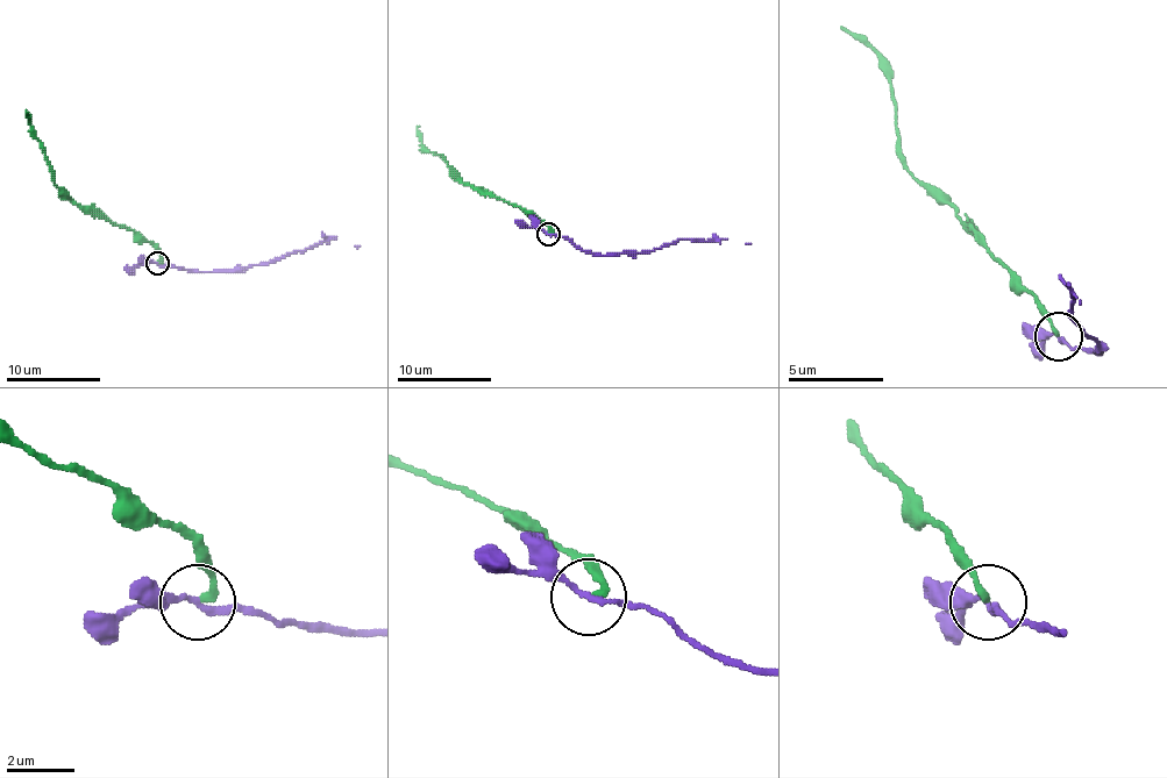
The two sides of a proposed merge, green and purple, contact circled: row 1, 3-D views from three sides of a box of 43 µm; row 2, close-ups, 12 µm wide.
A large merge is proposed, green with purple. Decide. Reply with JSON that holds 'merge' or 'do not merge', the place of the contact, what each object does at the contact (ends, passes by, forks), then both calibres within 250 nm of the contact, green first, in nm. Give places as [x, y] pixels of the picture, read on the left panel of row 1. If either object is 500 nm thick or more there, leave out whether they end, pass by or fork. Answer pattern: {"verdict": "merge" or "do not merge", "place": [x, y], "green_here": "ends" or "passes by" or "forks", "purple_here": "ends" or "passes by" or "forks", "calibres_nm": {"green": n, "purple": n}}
{"verdict": "do not merge", "place": [157, 263], "green_here": "ends", "purple_here": "passes by", "calibres_nm": {"green": 200, "purple": 150}}

